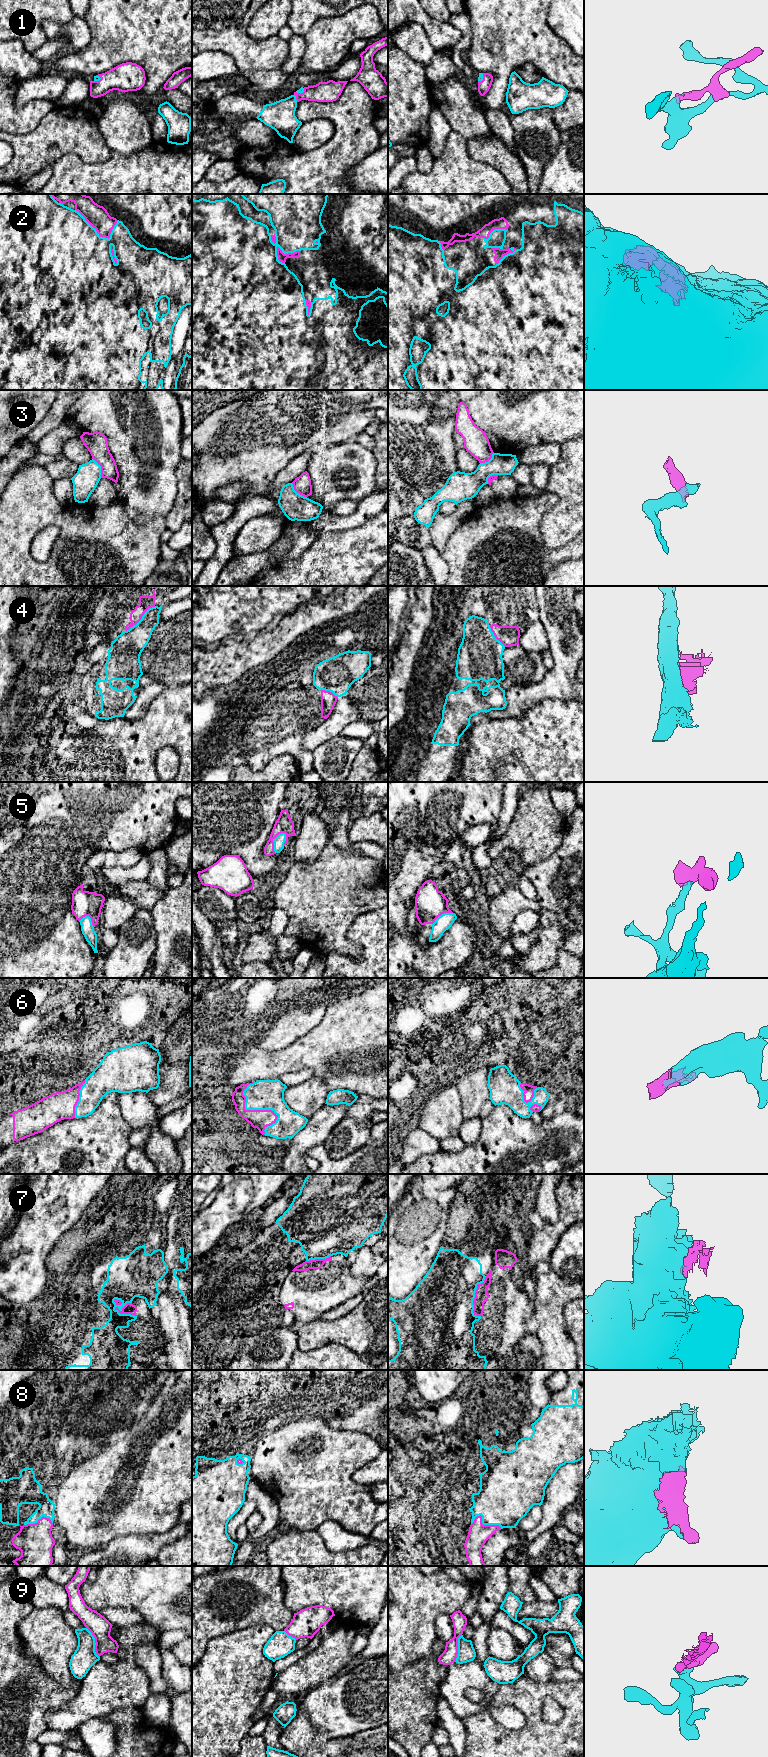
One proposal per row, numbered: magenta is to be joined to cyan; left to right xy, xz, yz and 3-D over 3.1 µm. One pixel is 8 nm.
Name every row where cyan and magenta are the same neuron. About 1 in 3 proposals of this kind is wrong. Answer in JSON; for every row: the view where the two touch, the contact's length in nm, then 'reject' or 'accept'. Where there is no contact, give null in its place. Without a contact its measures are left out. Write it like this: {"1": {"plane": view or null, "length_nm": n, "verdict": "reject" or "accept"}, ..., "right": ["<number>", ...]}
{"1": {"plane": "xz", "length_nm": 70, "verdict": "accept"}, "2": {"plane": "xy", "length_nm": 360, "verdict": "accept"}, "3": {"plane": "xy", "length_nm": 180, "verdict": "reject"}, "4": {"plane": "xy", "length_nm": 320, "verdict": "reject"}, "5": {"plane": "xz", "length_nm": 190, "verdict": "accept"}, "6": {"plane": "xz", "length_nm": 440, "verdict": "accept"}, "7": {"plane": "xy", "length_nm": 220, "verdict": "reject"}, "8": {"plane": "yz", "length_nm": 260, "verdict": "accept"}, "9": {"plane": "xy", "length_nm": 260, "verdict": "reject"}, "right": ["1", "2", "5", "6", "8"]}

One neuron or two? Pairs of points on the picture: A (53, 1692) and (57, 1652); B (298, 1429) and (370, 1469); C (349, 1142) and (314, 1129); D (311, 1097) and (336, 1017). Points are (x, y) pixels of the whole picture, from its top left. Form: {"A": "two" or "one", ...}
{"A": "two", "B": "two", "C": "two", "D": "two"}

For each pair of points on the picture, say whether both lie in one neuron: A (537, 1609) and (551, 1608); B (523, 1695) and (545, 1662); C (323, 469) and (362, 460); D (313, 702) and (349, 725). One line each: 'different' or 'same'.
A: same
B: different
C: same
D: different

